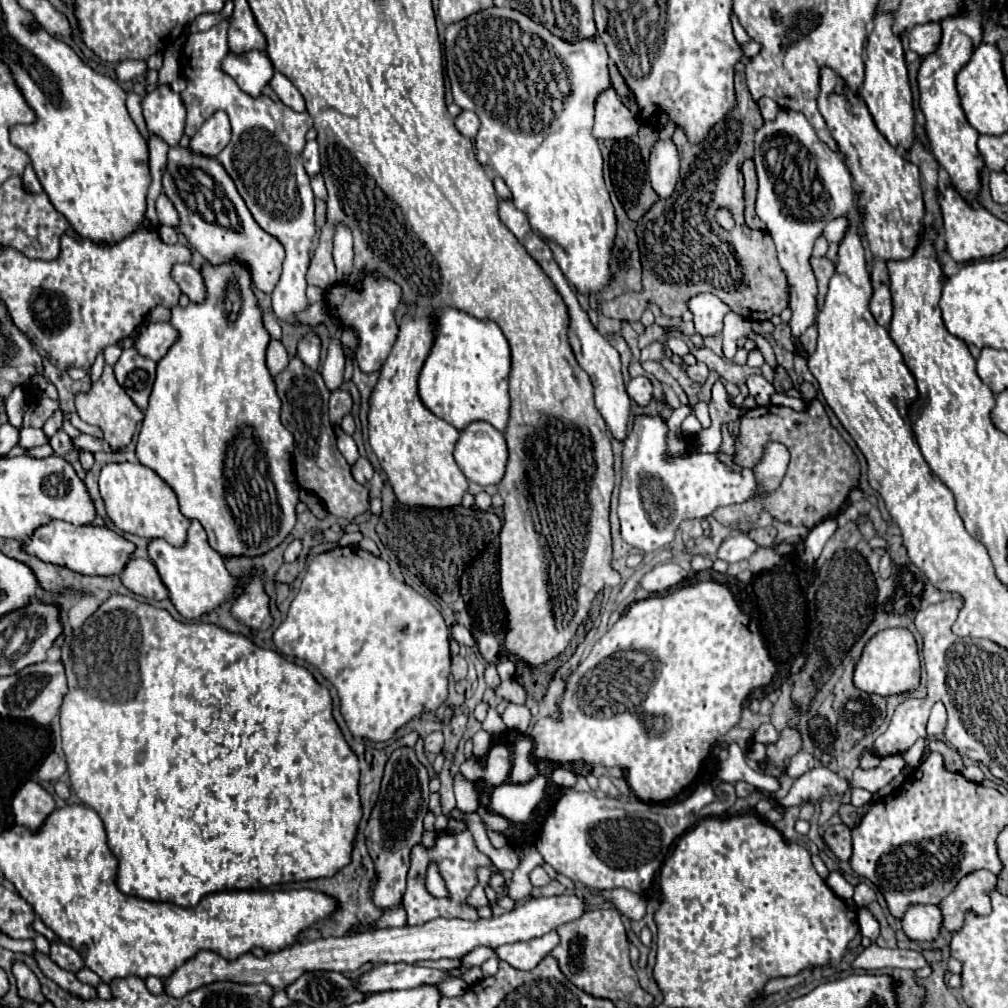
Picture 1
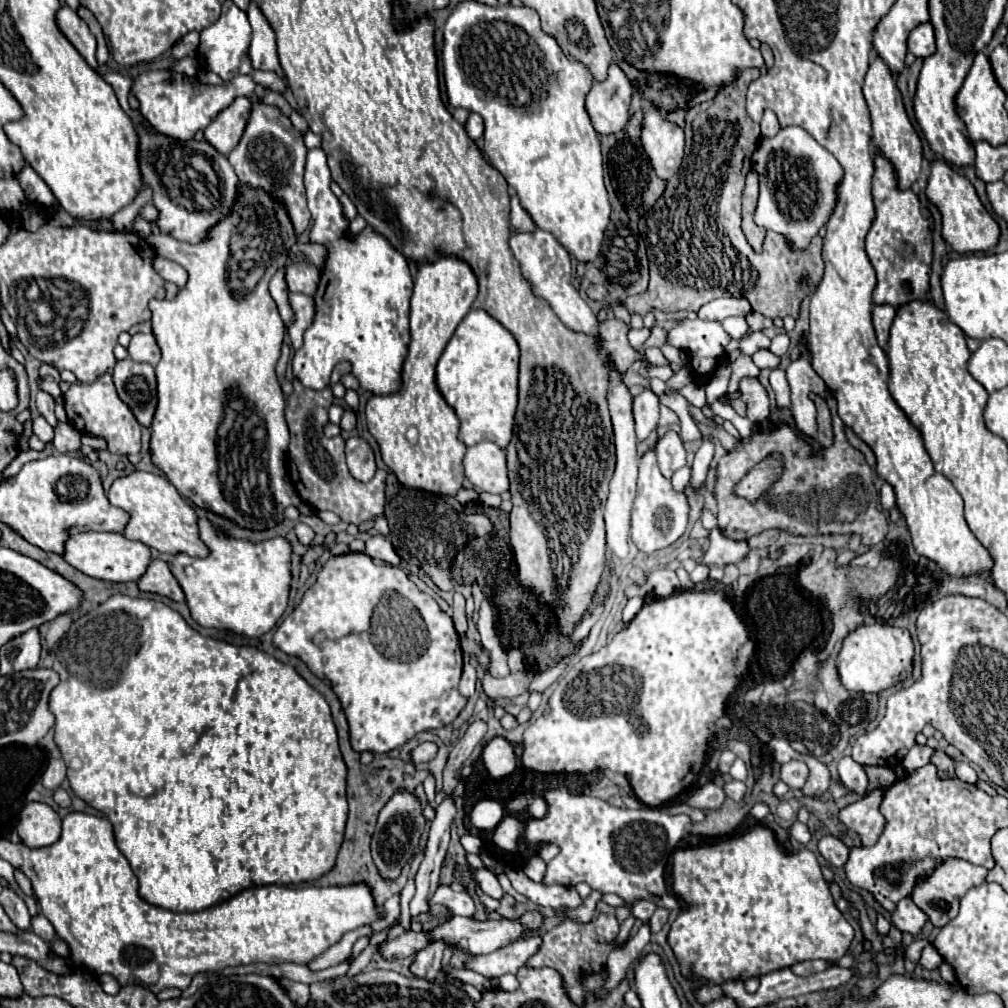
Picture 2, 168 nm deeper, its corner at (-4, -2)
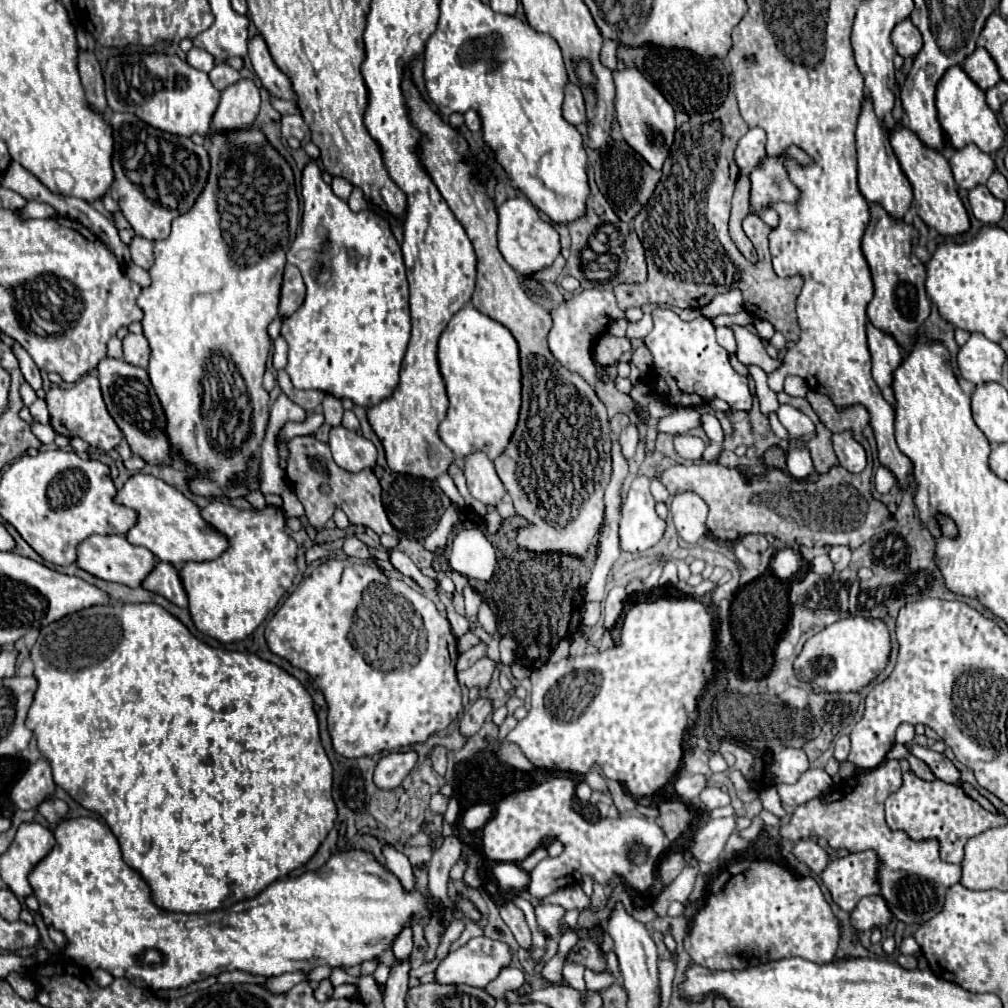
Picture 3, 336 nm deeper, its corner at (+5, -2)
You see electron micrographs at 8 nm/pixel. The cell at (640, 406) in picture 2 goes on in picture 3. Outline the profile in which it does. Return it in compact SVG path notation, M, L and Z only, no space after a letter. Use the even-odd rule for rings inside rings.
M627 426L621 436L619 436L619 444L621 444L621 452L623 456L629 460L635 456L635 450L637 450L637 444L639 444L639 436L637 436L637 428L635 426Z

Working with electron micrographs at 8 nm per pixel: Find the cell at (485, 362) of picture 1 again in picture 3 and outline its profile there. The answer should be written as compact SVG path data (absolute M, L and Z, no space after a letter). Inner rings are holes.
M467 304L451 318L449 326L439 338L439 366L447 384L449 398L447 416L439 424L439 438L457 458L465 458L475 452L485 452L489 460L495 460L505 452L517 428L521 410L521 362L517 340L503 324L479 312L473 304Z

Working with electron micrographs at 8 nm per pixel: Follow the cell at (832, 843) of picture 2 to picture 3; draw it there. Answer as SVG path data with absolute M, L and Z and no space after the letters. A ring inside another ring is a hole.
M801 840L793 846L791 854L803 862L813 874L821 874L821 870L825 870L829 858L827 858L827 852L823 848L819 848L813 840Z

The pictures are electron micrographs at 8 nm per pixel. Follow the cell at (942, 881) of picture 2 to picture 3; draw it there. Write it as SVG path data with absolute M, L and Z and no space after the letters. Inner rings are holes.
M887 760L879 768L859 772L849 780L833 784L831 792L813 798L807 804L795 808L791 820L781 824L779 834L783 840L799 842L807 836L827 838L829 846L839 850L847 848L851 854L873 850L879 858L877 884L879 894L891 910L893 918L905 924L921 924L937 914L945 902L945 890L959 882L961 866L947 864L939 858L939 846L929 840L911 840L901 830L891 830L883 816L883 802L889 794L901 788L899 760Z

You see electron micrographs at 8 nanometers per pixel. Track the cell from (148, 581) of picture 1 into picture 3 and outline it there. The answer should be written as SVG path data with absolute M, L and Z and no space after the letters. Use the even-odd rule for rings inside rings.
M157 562L153 572L145 578L143 588L159 596L165 596L169 602L173 602L179 608L187 608L187 592L183 588L181 576L177 568L169 562Z

